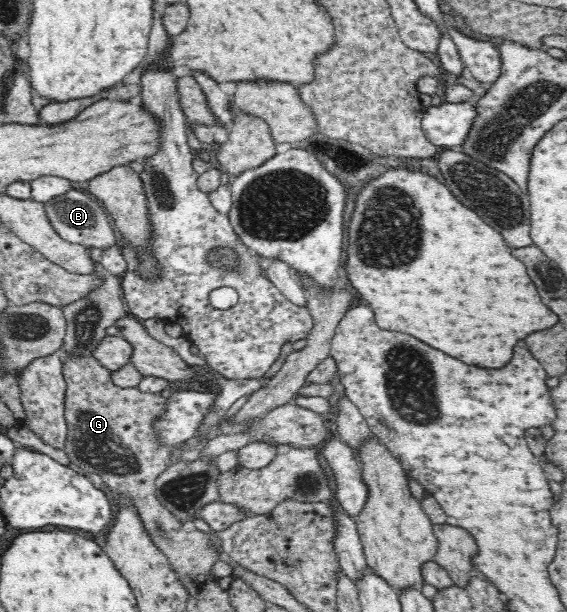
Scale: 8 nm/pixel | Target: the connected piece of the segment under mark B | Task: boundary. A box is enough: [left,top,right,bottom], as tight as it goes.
[43,188,115,251]

